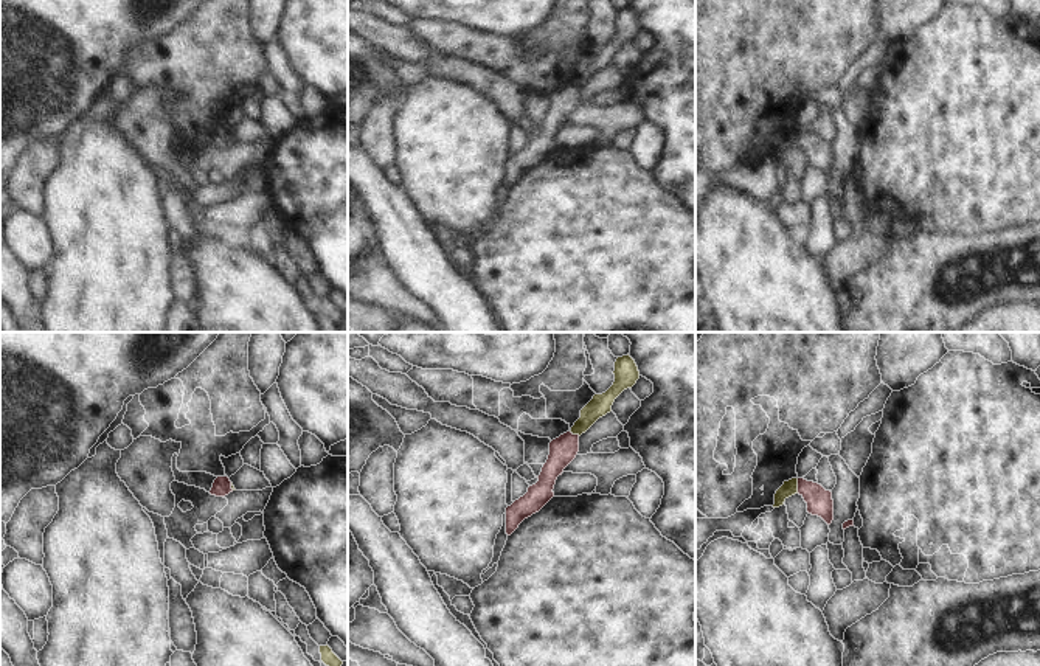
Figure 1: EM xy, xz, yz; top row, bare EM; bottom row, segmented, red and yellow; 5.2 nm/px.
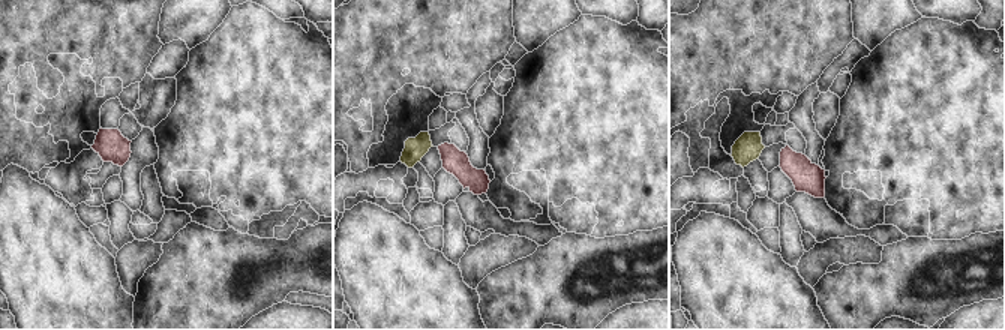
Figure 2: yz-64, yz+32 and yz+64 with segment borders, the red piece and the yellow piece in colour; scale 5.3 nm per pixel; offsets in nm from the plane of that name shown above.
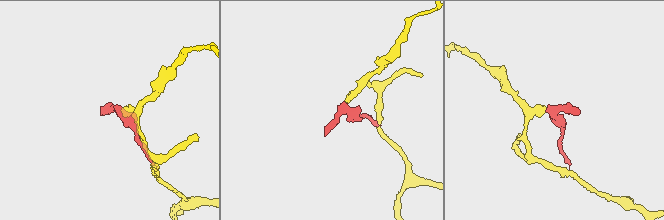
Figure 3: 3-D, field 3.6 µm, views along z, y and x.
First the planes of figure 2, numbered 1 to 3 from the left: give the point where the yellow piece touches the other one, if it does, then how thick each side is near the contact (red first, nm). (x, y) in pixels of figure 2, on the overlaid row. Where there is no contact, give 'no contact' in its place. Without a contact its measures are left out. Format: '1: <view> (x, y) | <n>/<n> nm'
1: no contact
2: no contact
3: no contact

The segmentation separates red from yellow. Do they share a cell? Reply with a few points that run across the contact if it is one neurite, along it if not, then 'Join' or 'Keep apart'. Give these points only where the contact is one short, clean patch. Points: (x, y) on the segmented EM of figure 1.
Line: yz (797, 478), (798, 492). Keep apart.

